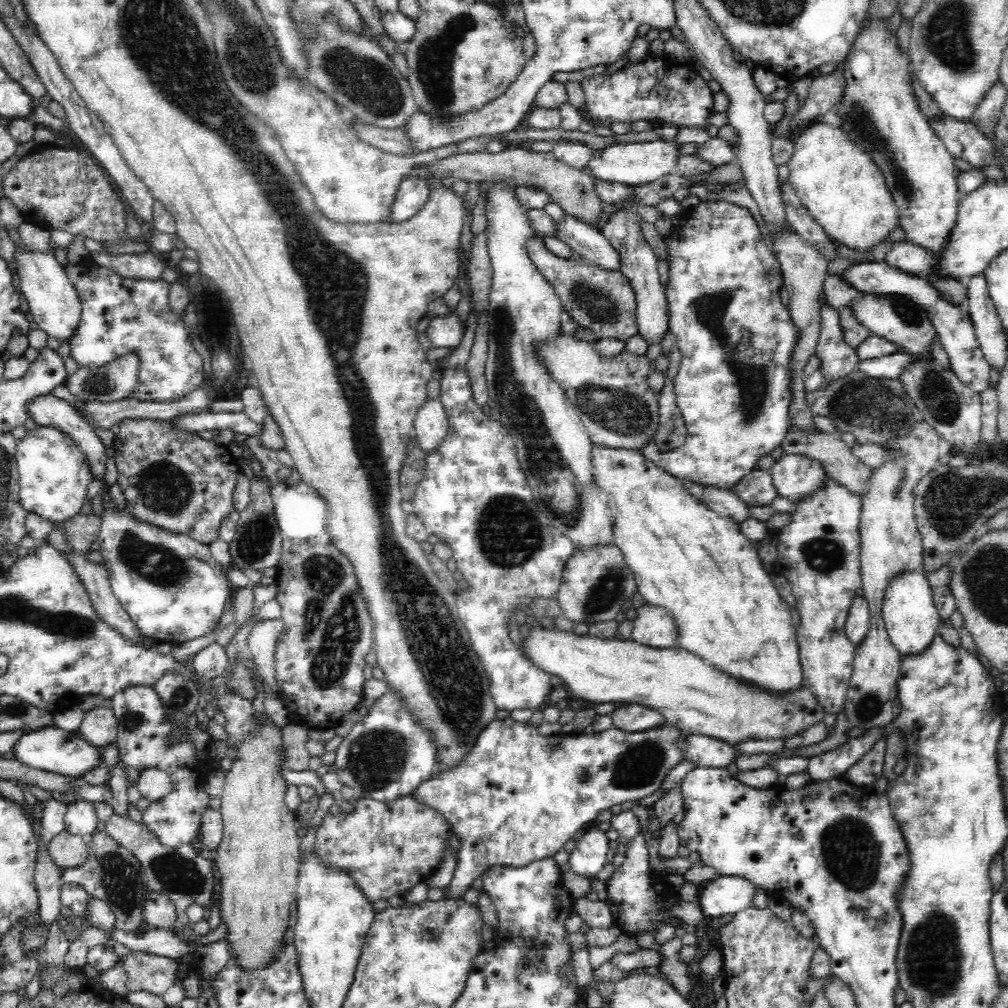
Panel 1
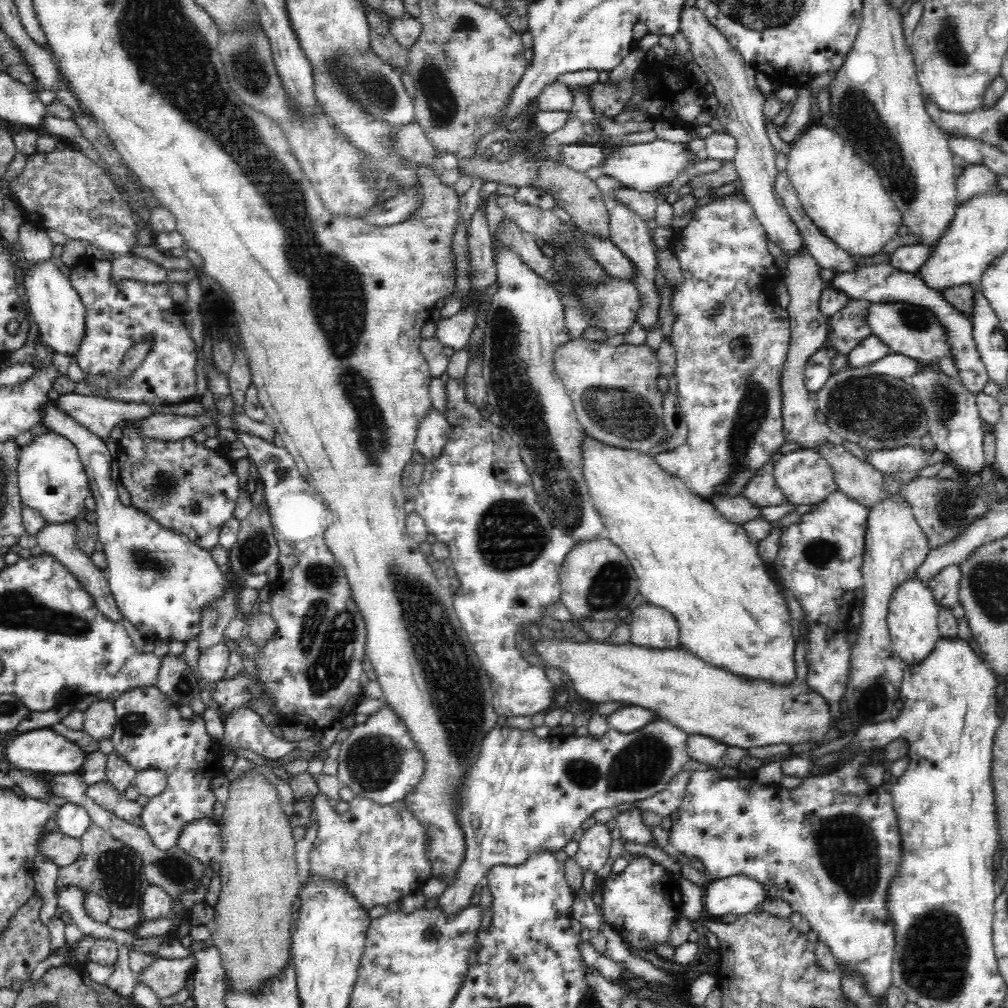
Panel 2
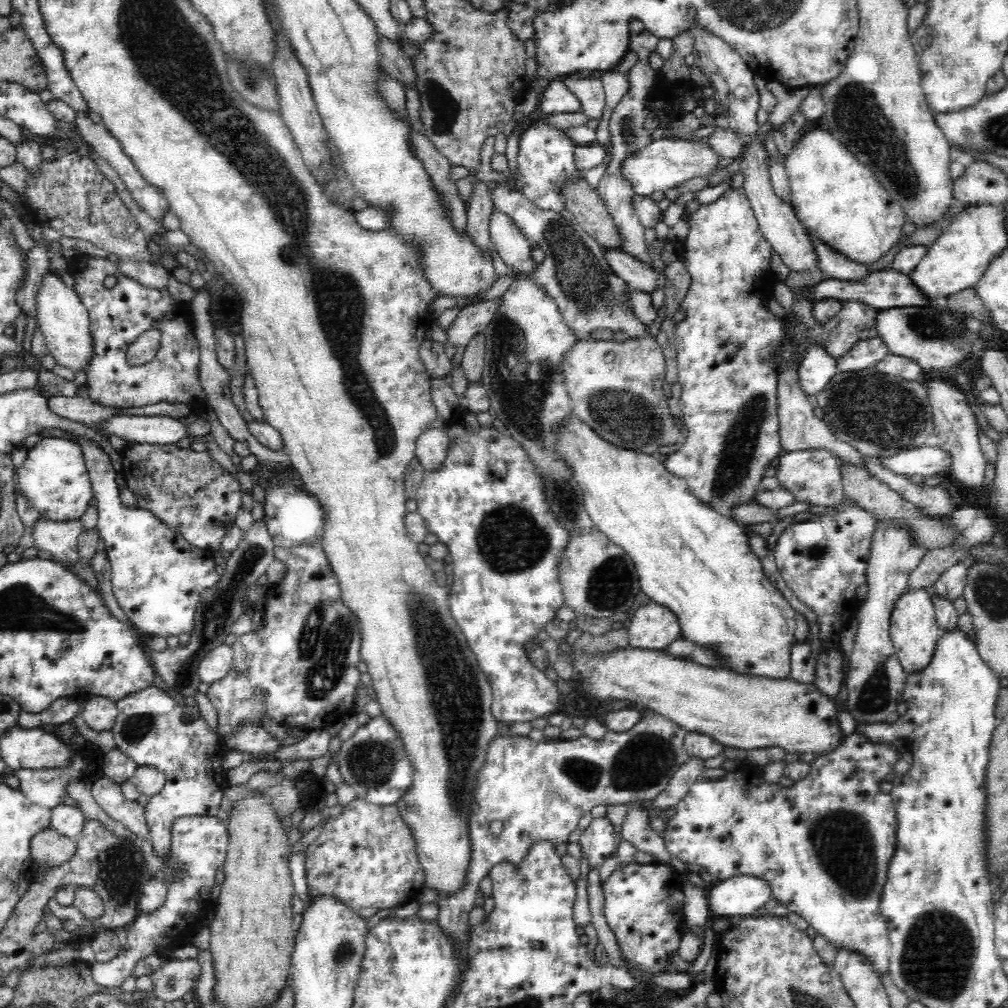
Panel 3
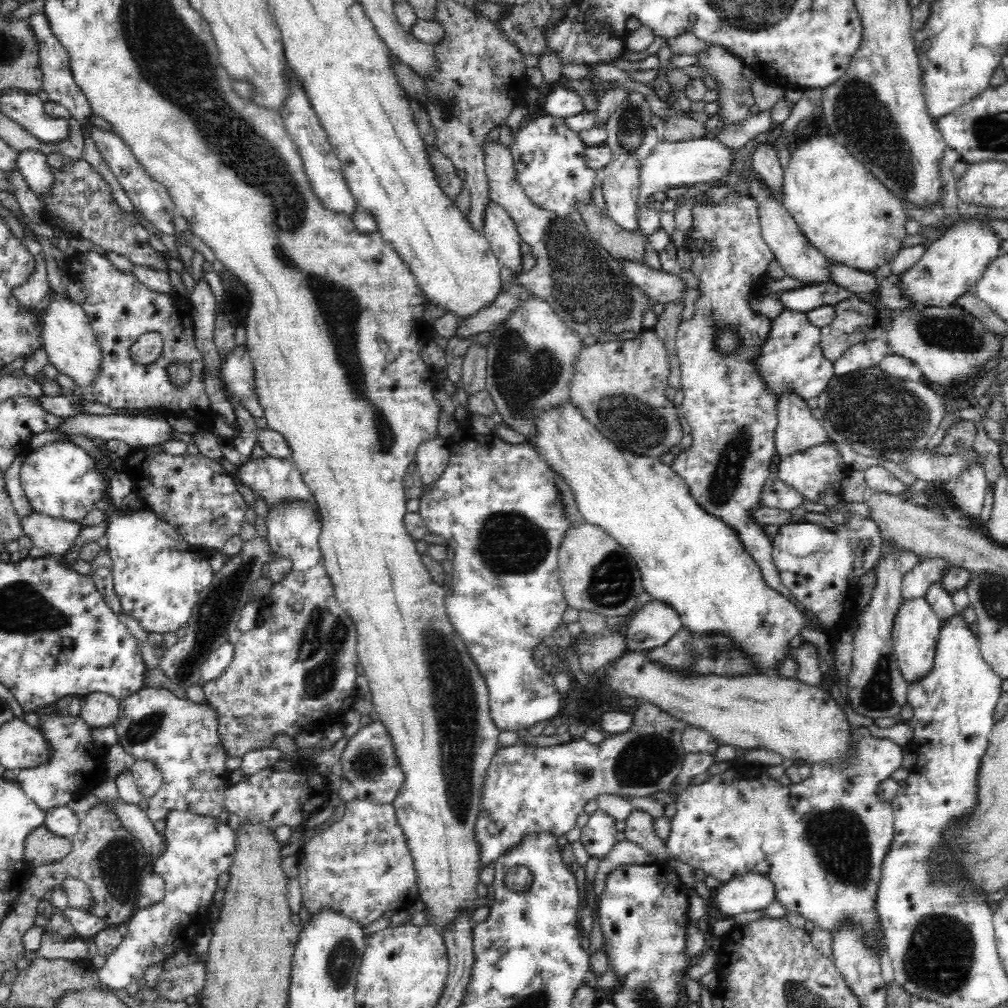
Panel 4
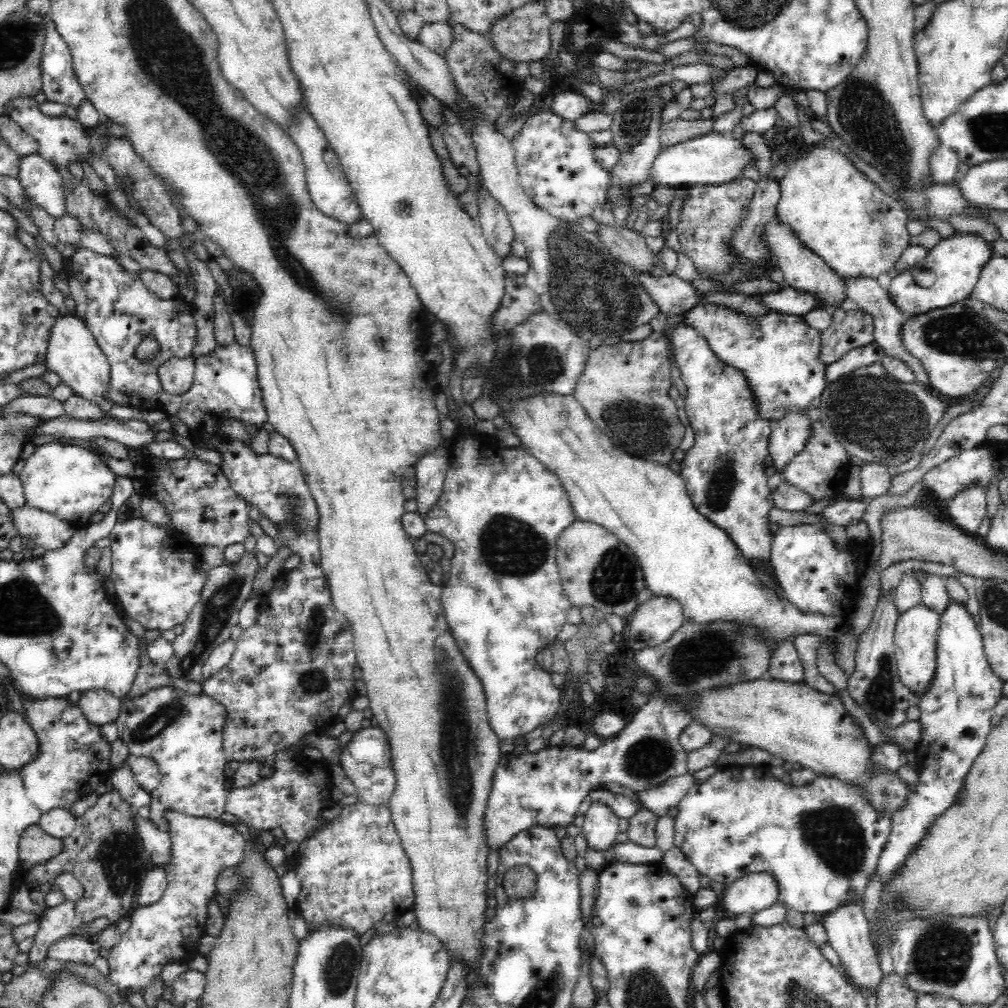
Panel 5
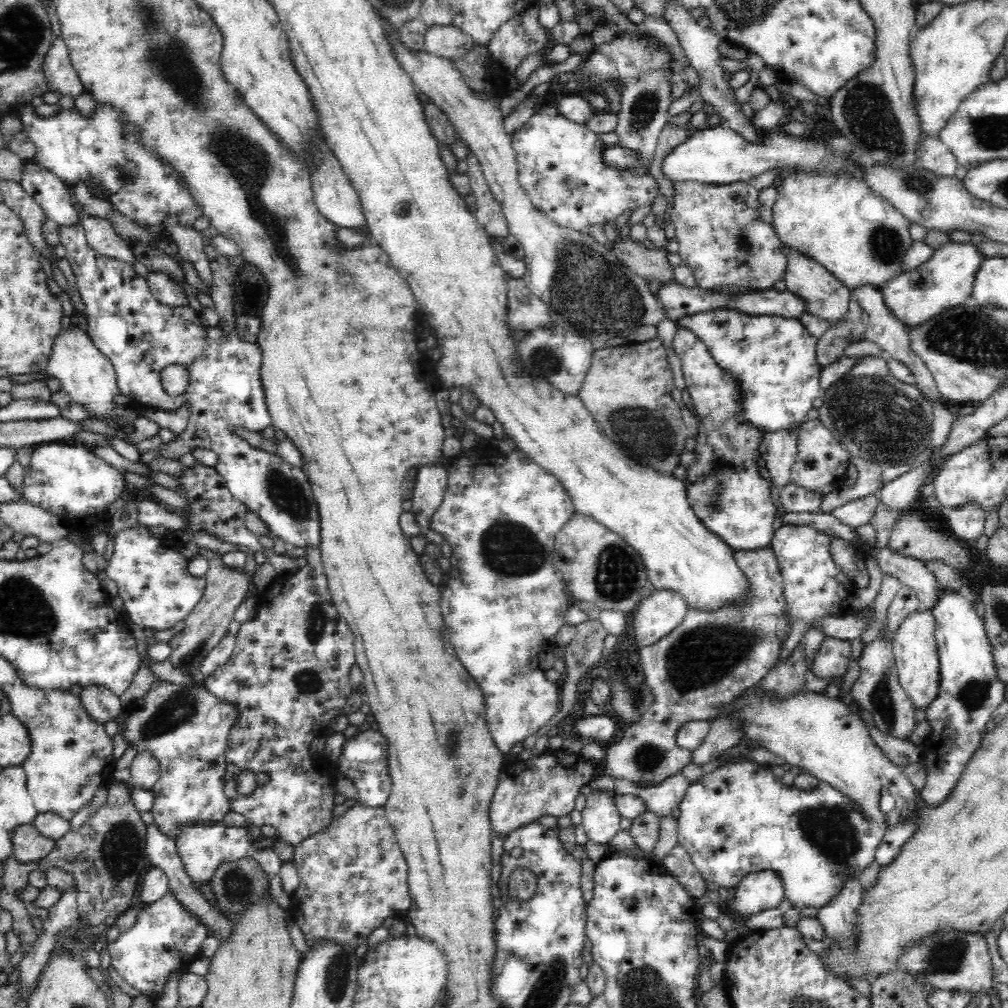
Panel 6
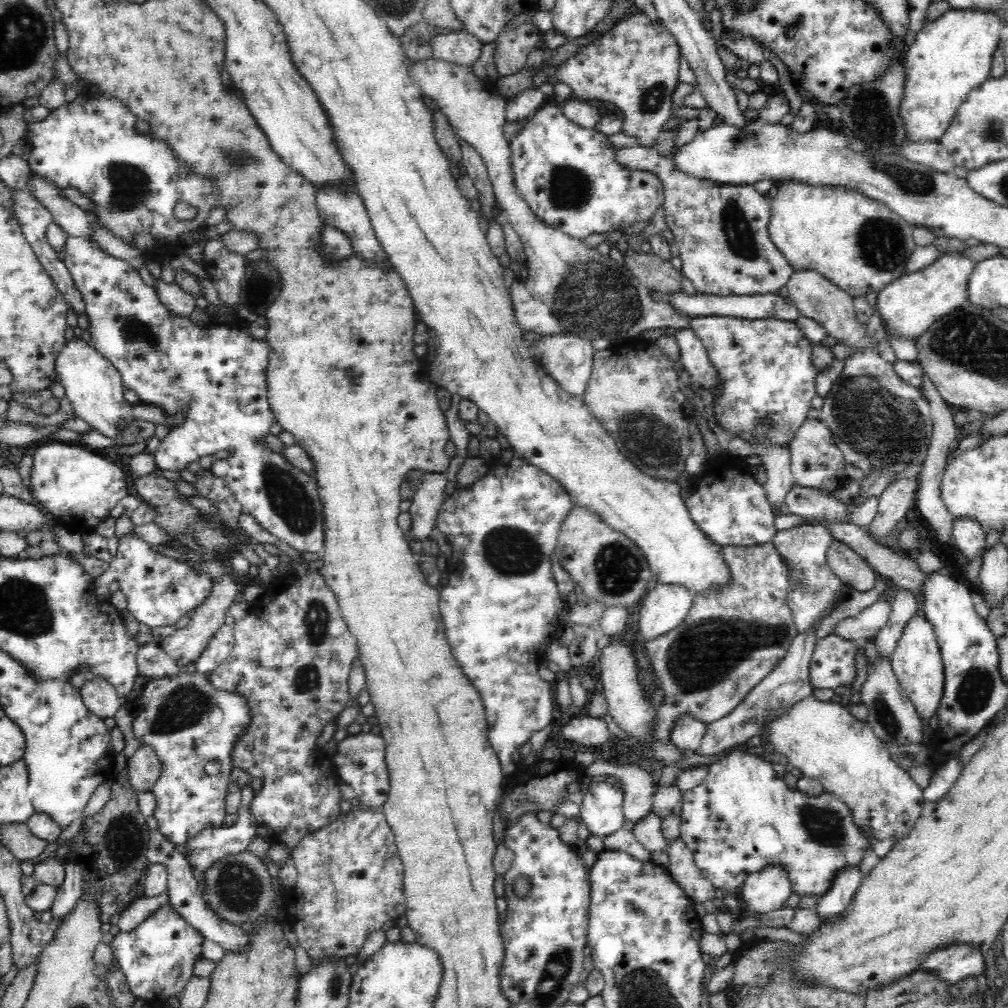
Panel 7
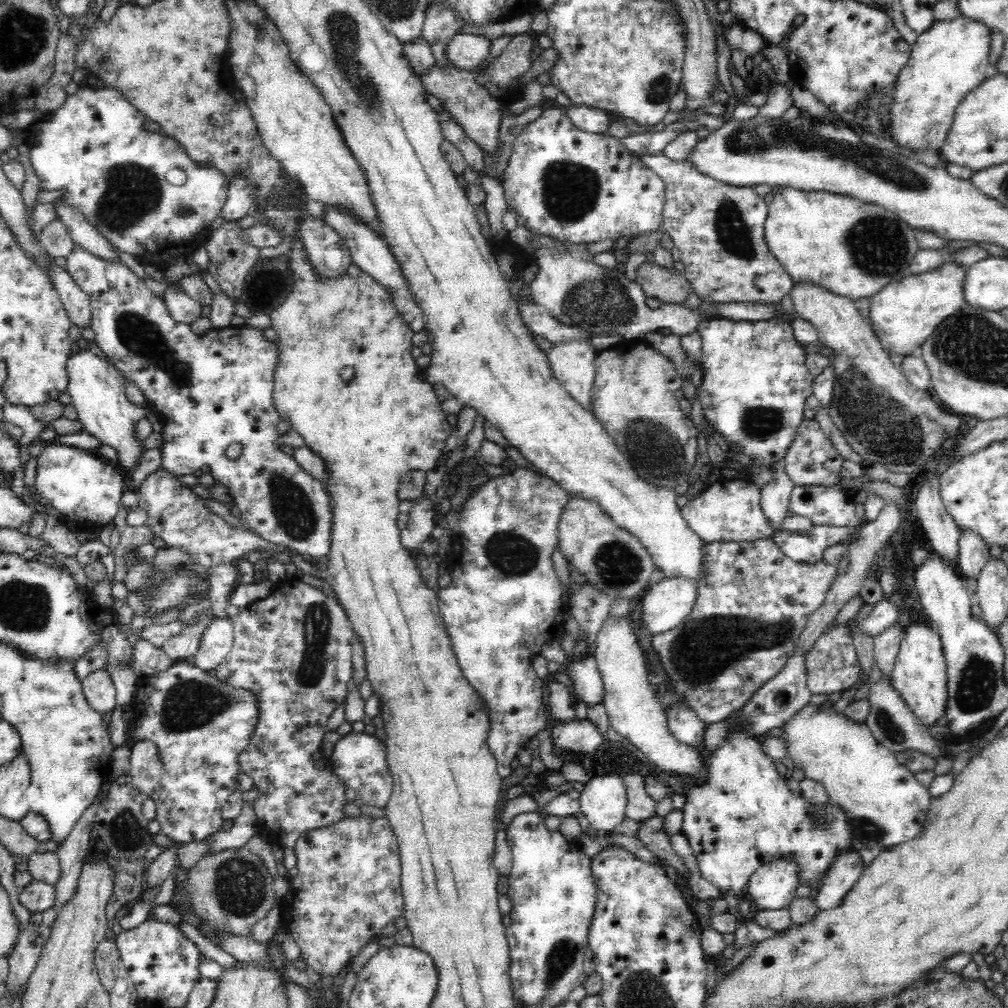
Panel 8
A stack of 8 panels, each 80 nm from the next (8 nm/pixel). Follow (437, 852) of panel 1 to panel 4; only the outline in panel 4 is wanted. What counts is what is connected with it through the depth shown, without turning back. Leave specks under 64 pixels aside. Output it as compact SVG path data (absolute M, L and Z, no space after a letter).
M354 798L351 802L345 804L344 816L338 822L332 824L328 829L321 831L310 841L302 844L296 853L298 862L298 875L301 885L302 908L306 908L310 915L317 915L323 908L332 908L342 915L353 919L354 922L361 923L362 928L366 931L382 923L381 916L387 910L406 911L418 899L417 872L414 870L413 858L410 856L409 847L406 846L406 837L402 834L402 827L395 818L393 804L376 805L365 801L364 799Z

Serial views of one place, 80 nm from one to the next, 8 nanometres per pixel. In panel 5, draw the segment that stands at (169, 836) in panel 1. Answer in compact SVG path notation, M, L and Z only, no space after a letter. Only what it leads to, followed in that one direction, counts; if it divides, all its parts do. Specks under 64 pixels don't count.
M170 685L153 688L121 704L119 717L115 720L118 727L117 736L128 746L130 756L150 757L158 764L160 770L161 782L150 793L152 799L150 820L160 830L164 832L170 830L170 824L166 821L168 812L218 820L226 813L227 793L230 786L230 780L225 775L228 762L223 748L223 724L226 715L225 707L207 696L204 691L200 694L190 694Z

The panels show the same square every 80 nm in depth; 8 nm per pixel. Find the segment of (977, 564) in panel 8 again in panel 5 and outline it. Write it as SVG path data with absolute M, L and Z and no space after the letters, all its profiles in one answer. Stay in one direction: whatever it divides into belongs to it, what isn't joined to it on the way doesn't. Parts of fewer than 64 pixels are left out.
M970 485L960 491L952 500L945 502L950 522L958 529L975 535L986 516L986 494L980 485Z

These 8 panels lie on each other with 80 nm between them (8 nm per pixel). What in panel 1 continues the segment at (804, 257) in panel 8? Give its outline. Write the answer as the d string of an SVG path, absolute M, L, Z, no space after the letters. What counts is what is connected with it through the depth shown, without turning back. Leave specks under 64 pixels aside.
M814 123L813 125L805 125L800 129L799 135L793 137L794 152L790 156L790 160L787 162L789 168L789 176L787 181L794 187L795 193L799 196L799 201L804 205L804 208L812 215L812 218L824 229L824 232L834 241L838 241L841 245L852 248L852 250L860 250L863 252L870 252L874 249L876 244L883 242L889 238L889 234L899 226L899 212L897 206L894 204L892 194L888 188L886 188L884 179L882 179L881 170L878 166L874 165L872 159L868 153L860 149L860 146L850 141L850 138L846 137L846 132L840 127L832 127L827 123Z

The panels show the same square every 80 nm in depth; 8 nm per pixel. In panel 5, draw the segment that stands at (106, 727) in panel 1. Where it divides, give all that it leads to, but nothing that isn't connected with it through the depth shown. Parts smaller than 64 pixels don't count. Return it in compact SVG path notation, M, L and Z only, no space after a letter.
M102 689L86 690L80 694L78 703L87 720L98 726L115 722L121 711L120 699Z

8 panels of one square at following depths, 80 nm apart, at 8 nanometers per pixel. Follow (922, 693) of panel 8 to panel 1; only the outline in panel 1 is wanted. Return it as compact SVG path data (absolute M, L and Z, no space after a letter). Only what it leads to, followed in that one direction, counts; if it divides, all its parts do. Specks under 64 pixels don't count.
M923 571L902 572L892 579L883 596L882 612L891 643L904 657L922 654L934 640L941 620L932 600L932 588Z

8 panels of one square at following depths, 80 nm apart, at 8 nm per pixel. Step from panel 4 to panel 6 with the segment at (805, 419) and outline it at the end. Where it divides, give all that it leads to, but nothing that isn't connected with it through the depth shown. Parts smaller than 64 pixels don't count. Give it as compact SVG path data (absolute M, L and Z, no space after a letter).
M798 428L789 431L779 430L765 433L758 444L758 453L770 474L770 488L777 487L782 490L791 483L792 465L796 460L796 438Z

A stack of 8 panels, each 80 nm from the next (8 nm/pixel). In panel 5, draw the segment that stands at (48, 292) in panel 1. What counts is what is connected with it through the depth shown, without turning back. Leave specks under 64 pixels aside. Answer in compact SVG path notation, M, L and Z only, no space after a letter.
M66 314L57 319L54 328L50 331L44 373L55 372L61 382L71 389L74 396L98 405L99 401L107 400L111 378L111 366L107 362L106 355L98 347L89 328L80 318Z

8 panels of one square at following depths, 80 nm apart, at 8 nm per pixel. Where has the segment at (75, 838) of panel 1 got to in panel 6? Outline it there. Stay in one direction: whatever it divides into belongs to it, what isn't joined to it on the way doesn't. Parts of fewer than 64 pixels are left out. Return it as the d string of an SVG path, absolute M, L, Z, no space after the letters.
M33 824L18 826L12 832L12 856L21 863L40 861L54 848L55 840L42 836Z

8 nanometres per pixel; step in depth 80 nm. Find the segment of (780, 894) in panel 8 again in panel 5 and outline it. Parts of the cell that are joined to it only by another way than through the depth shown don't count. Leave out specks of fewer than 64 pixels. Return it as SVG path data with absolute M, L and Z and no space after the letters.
M753 873L730 885L724 894L724 908L732 914L754 914L779 901L778 883L770 873Z

